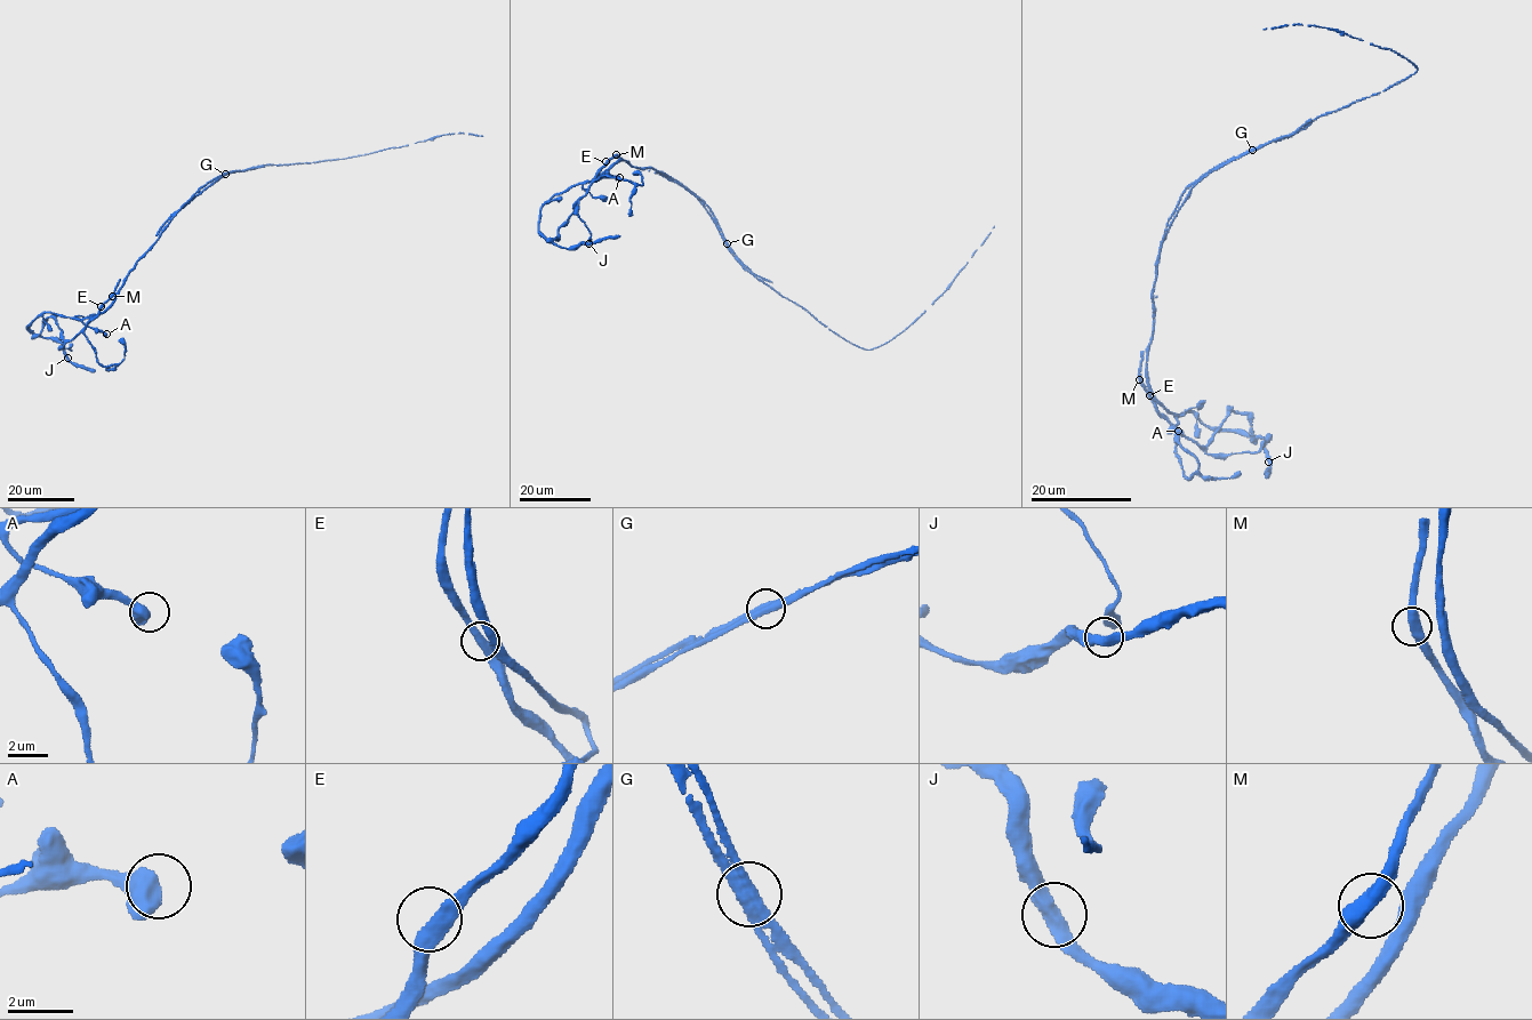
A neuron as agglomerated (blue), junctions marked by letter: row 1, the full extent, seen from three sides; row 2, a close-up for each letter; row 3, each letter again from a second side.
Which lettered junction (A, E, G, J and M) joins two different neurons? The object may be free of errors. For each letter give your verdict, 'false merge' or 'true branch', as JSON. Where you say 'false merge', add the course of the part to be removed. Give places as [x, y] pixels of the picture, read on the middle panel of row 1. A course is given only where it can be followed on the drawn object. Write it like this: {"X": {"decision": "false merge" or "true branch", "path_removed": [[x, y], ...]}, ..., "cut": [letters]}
{"A": {"decision": "true branch"}, "E": {"decision": "true branch"}, "G": {"decision": "false merge", "path_removed": [[727, 242], [702, 199], [667, 177], [616, 154], [577, 201], [559, 237], [546, 242]]}, "J": {"decision": "true branch"}, "M": {"decision": "true branch"}, "cut": ["G"]}

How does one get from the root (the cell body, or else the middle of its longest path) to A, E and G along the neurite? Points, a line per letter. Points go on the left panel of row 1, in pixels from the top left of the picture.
A: (179, 211), (137, 262), (117, 298), (103, 312), (82, 320), (106, 334)
E: (179, 211), (103, 312), (41, 313), (27, 327), (38, 335), (51, 318), (71, 340), (101, 306)
G: (179, 211), (199, 189), (225, 174)

